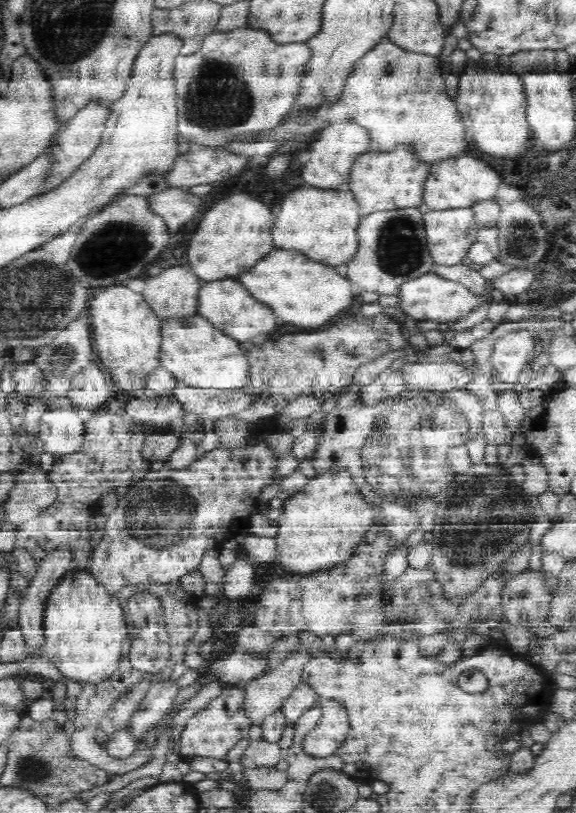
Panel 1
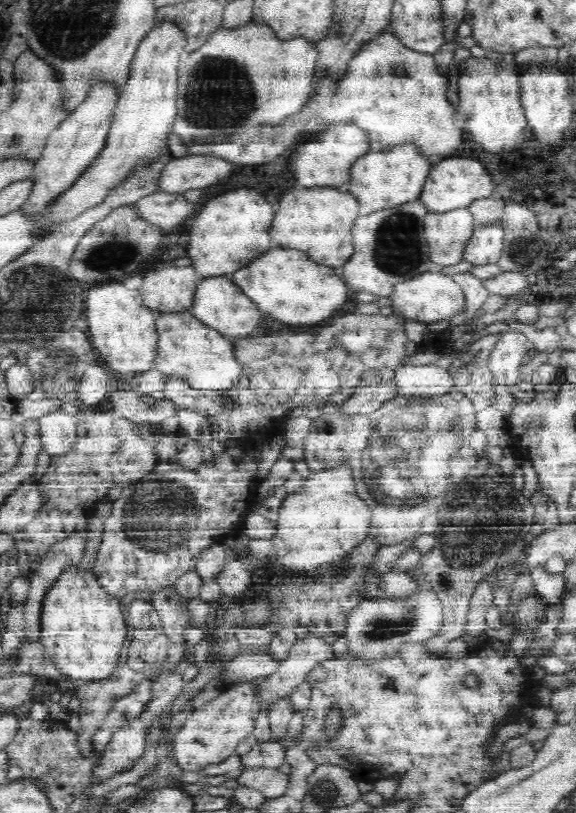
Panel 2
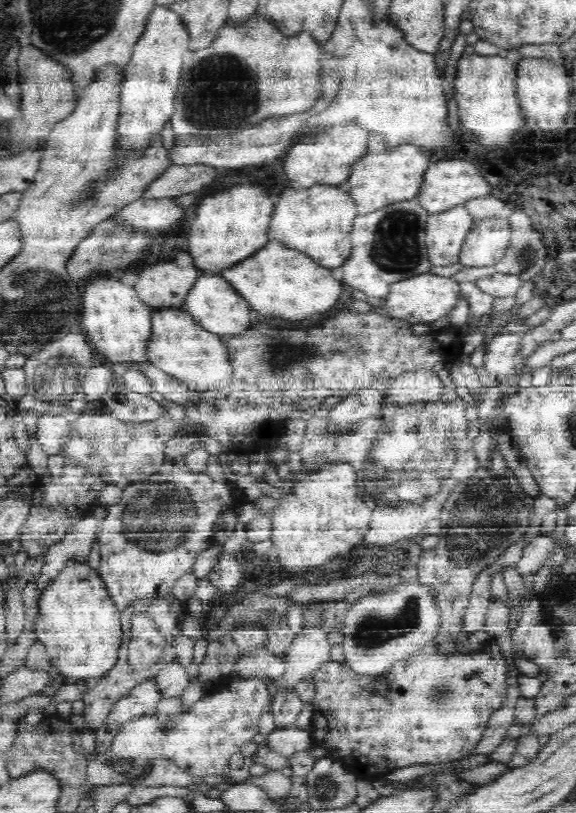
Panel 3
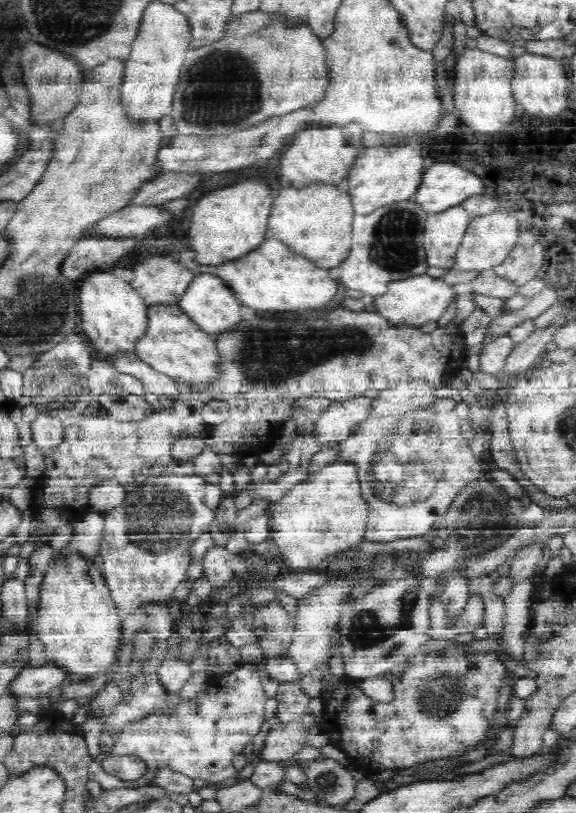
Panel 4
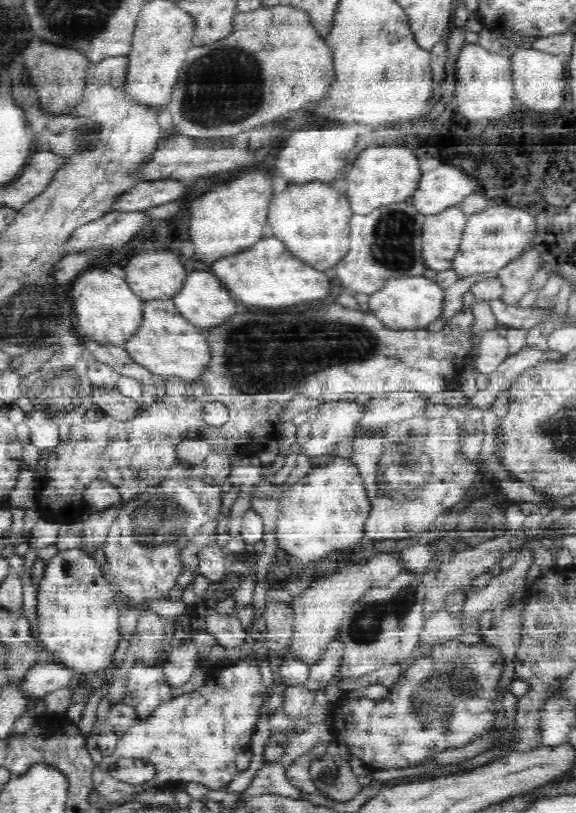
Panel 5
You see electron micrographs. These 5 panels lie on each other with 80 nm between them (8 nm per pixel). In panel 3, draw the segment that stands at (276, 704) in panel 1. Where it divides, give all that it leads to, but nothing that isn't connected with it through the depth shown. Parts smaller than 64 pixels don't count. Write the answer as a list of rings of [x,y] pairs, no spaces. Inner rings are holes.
[[[314,619],[304,620],[303,631],[296,635],[294,642],[289,646],[289,651],[284,656],[284,672],[267,681],[270,692],[277,693],[280,689],[293,691],[298,683],[312,677],[315,670],[318,670],[318,666],[331,660],[331,644],[328,643],[326,635],[326,632],[316,629]]]

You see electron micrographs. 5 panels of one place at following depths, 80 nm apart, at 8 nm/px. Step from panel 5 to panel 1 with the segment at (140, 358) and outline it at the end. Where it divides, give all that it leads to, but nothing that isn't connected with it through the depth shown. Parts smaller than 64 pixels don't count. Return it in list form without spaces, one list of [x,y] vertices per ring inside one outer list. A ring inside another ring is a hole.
[[[198,314],[184,320],[161,323],[161,366],[174,374],[180,384],[196,388],[241,389],[249,384],[249,351],[240,342]]]

